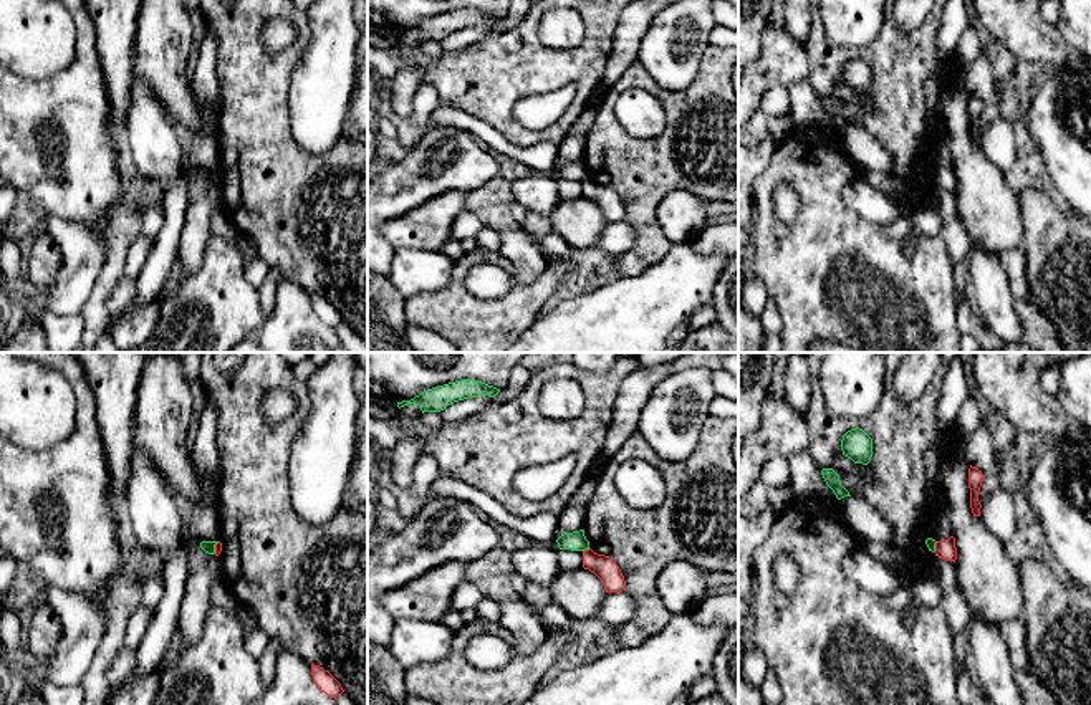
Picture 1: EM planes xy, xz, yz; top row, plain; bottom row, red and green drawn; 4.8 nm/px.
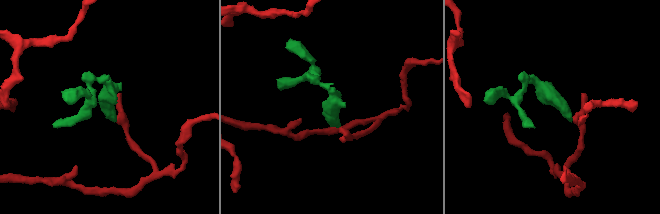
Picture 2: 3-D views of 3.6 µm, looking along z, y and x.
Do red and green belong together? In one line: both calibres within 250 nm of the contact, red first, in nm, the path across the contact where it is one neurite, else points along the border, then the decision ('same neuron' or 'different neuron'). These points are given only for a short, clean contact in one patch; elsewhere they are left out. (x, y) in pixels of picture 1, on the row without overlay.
110 nm thick on the red side, 100 nm on the other; border along xz (590, 177), (583, 181); different neuron

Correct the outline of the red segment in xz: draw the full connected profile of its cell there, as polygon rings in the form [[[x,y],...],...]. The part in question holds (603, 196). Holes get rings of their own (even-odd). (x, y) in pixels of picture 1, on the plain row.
[[[589,177],[583,180],[583,197],[601,209],[606,222],[622,222],[626,218],[624,205],[609,185],[598,184]]]

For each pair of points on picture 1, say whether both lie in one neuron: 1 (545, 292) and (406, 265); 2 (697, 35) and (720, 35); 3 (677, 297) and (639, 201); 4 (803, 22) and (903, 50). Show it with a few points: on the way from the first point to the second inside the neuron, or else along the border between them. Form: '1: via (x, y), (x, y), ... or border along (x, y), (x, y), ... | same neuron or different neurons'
1: border along (456, 262), (451, 280), (444, 288), (418, 295) | different neurons
2: border along (717, 25), (711, 33), (709, 43) | different neurons
3: border along (672, 244), (656, 262), (638, 273), (628, 275) | different neurons
4: border along (812, 17), (805, 45) | different neurons

